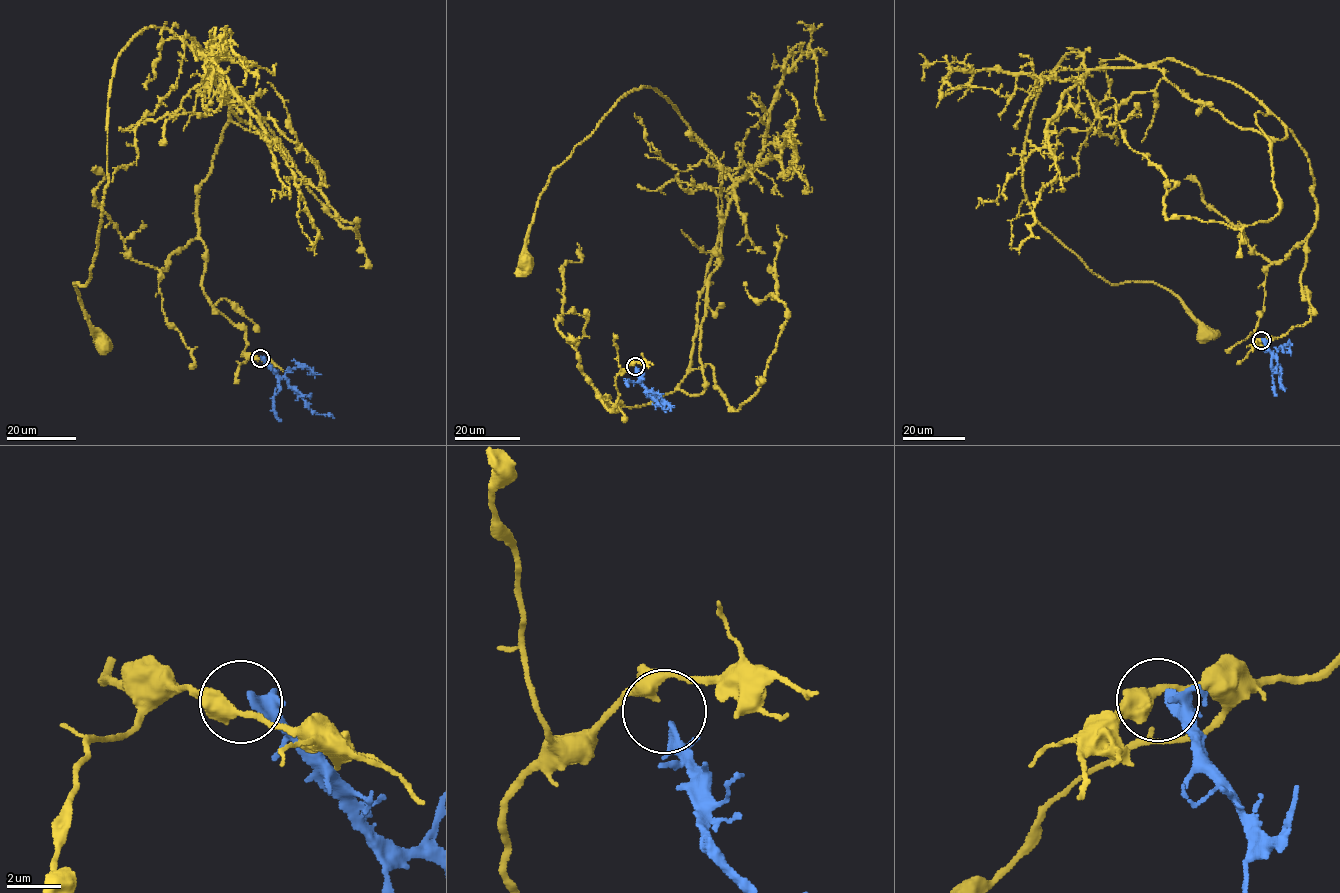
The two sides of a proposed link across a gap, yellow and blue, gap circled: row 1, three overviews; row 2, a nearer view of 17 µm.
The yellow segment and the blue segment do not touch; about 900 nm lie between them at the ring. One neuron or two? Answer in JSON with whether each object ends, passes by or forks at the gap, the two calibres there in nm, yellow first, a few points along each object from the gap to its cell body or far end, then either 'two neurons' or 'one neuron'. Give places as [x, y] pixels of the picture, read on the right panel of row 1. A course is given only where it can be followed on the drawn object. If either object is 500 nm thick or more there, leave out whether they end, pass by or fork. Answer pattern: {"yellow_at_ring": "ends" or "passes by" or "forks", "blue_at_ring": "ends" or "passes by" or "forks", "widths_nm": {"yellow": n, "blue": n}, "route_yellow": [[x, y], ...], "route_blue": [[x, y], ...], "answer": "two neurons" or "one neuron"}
{"widths_nm": {"yellow": 550, "blue": 360}, "route_yellow": [[1260, 340], [1310, 320], [1305, 150], [1227, 81], [1067, 53], [1031, 116], [1033, 216], [1204, 335]], "route_blue": [[1262, 339], [1280, 367], [1280, 380], [1285, 391]], "answer": "two neurons"}

